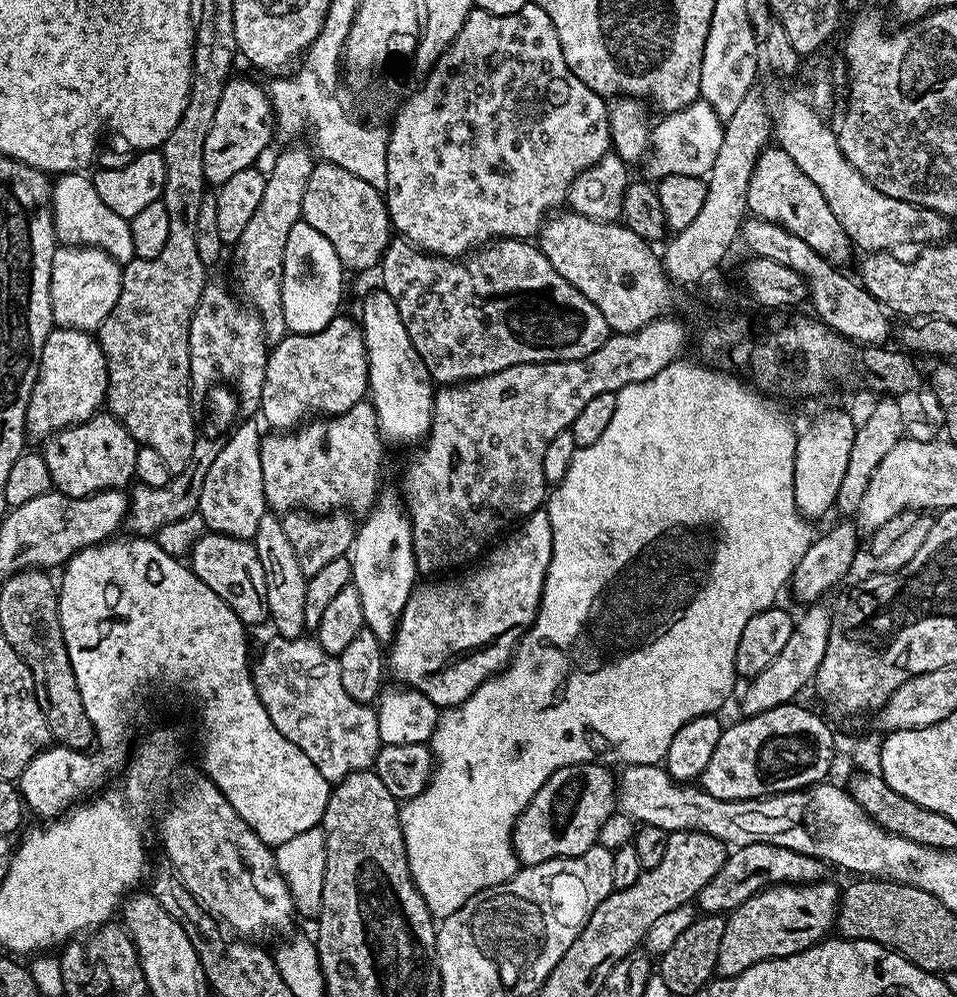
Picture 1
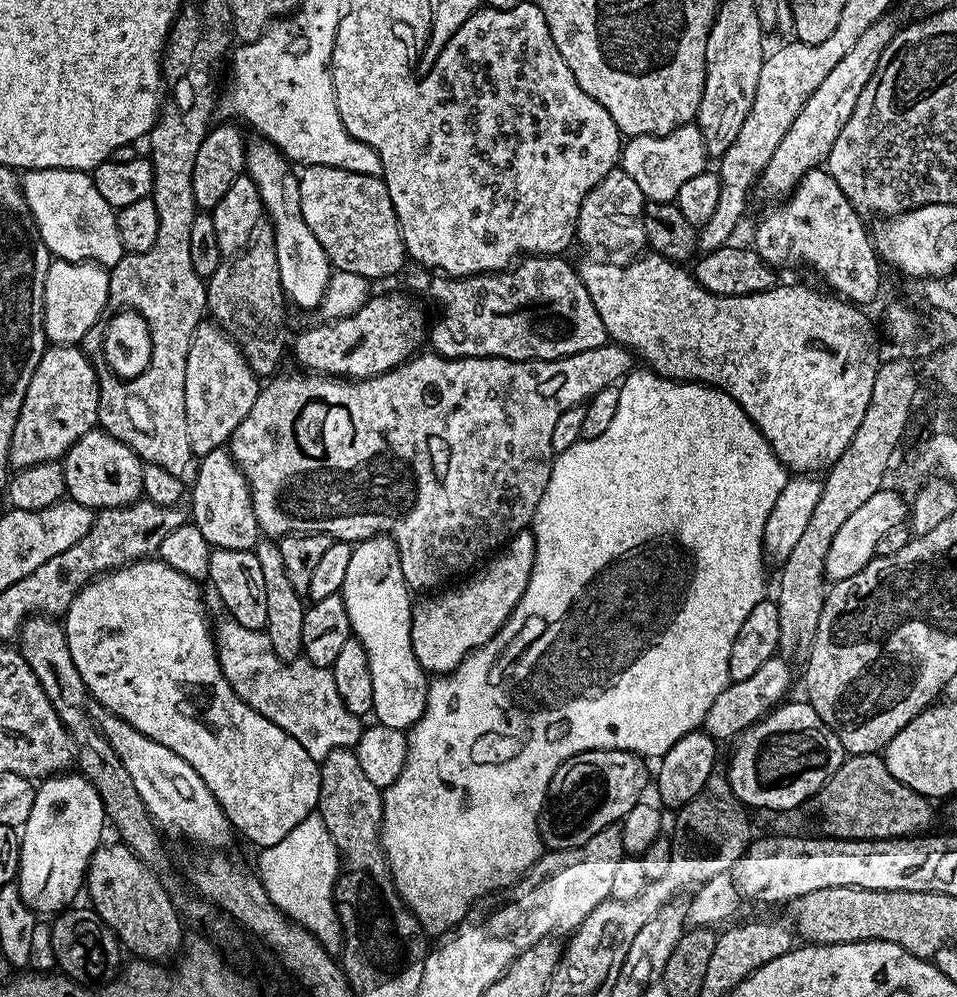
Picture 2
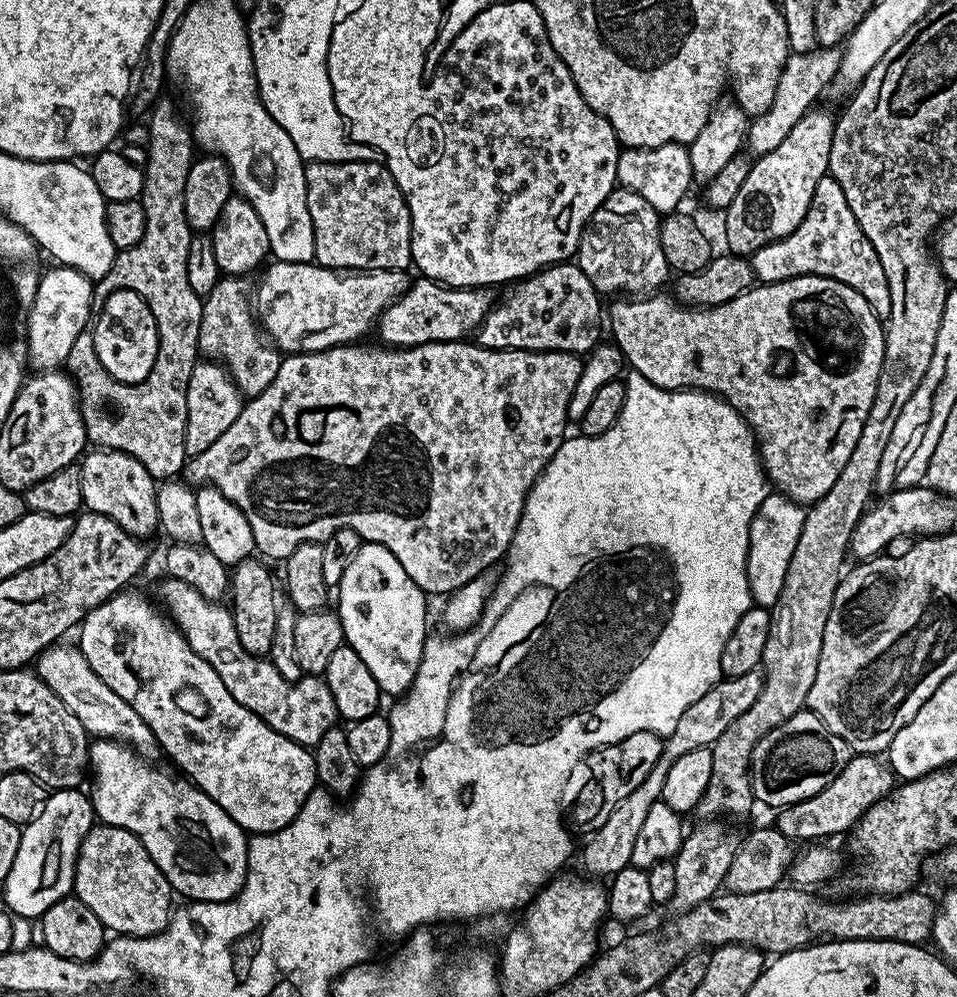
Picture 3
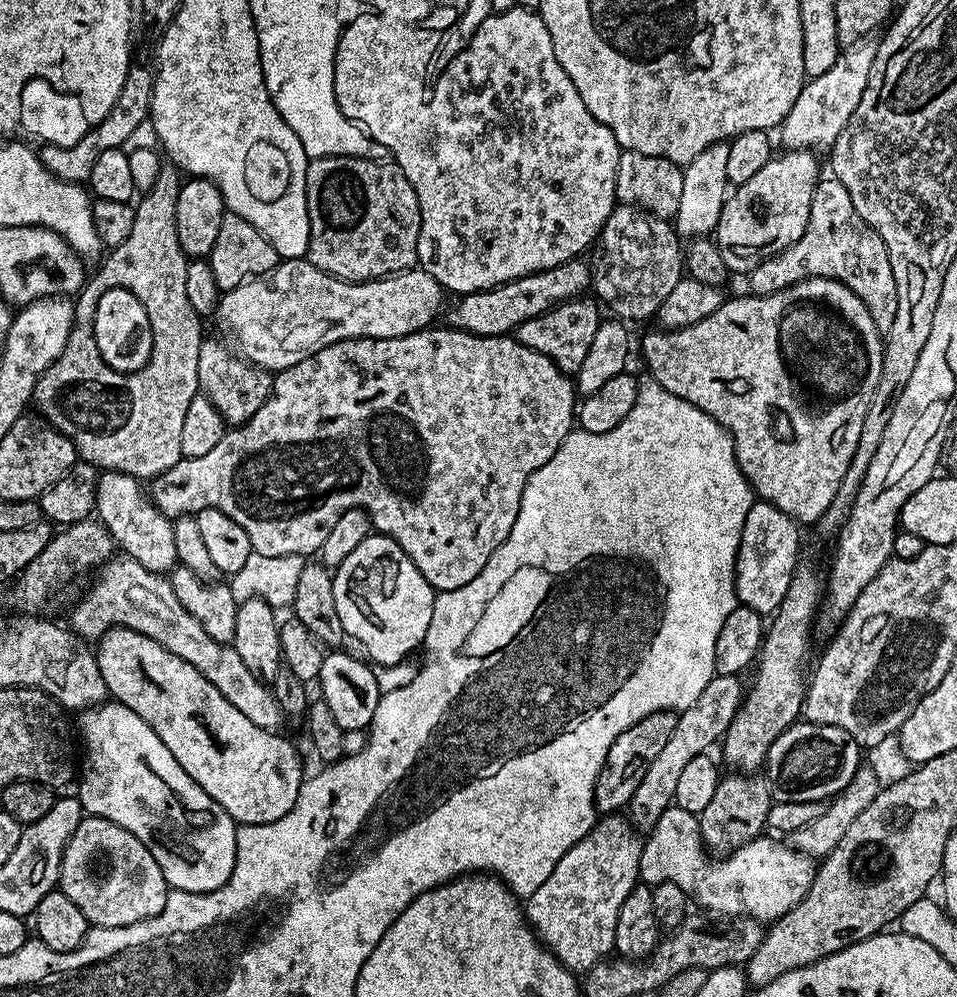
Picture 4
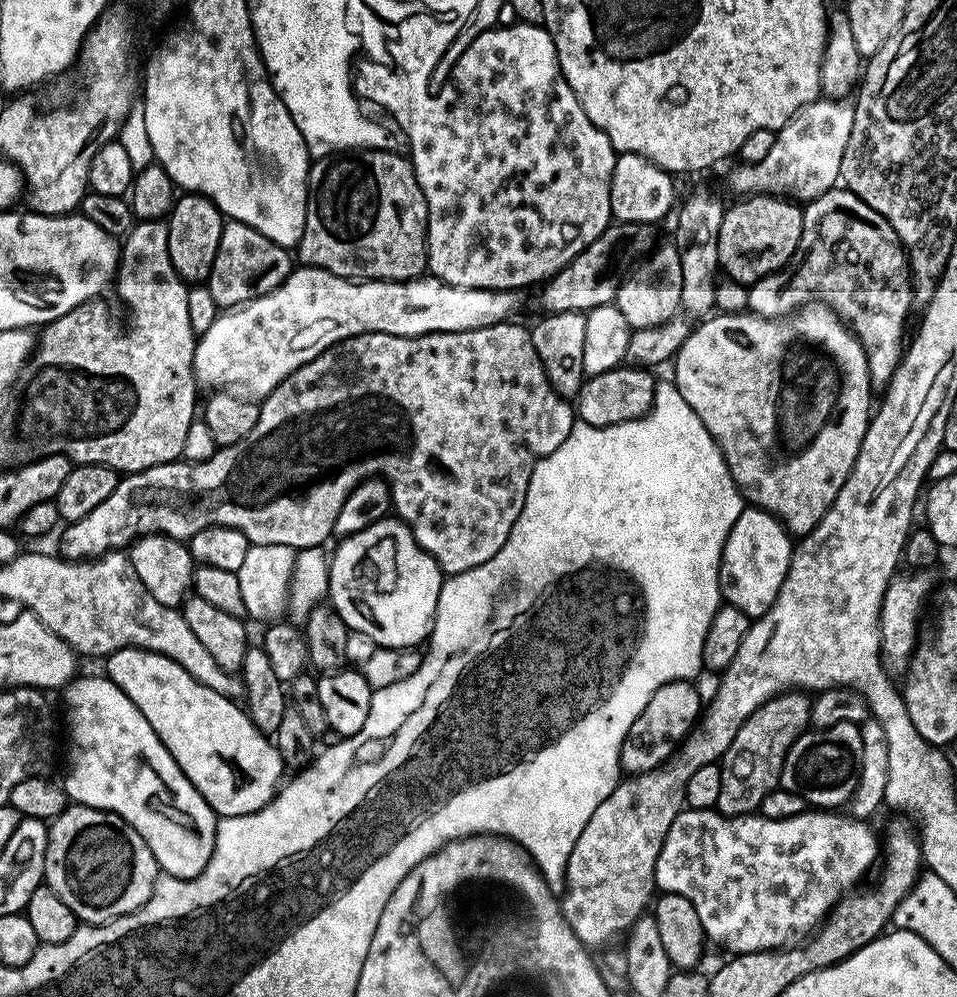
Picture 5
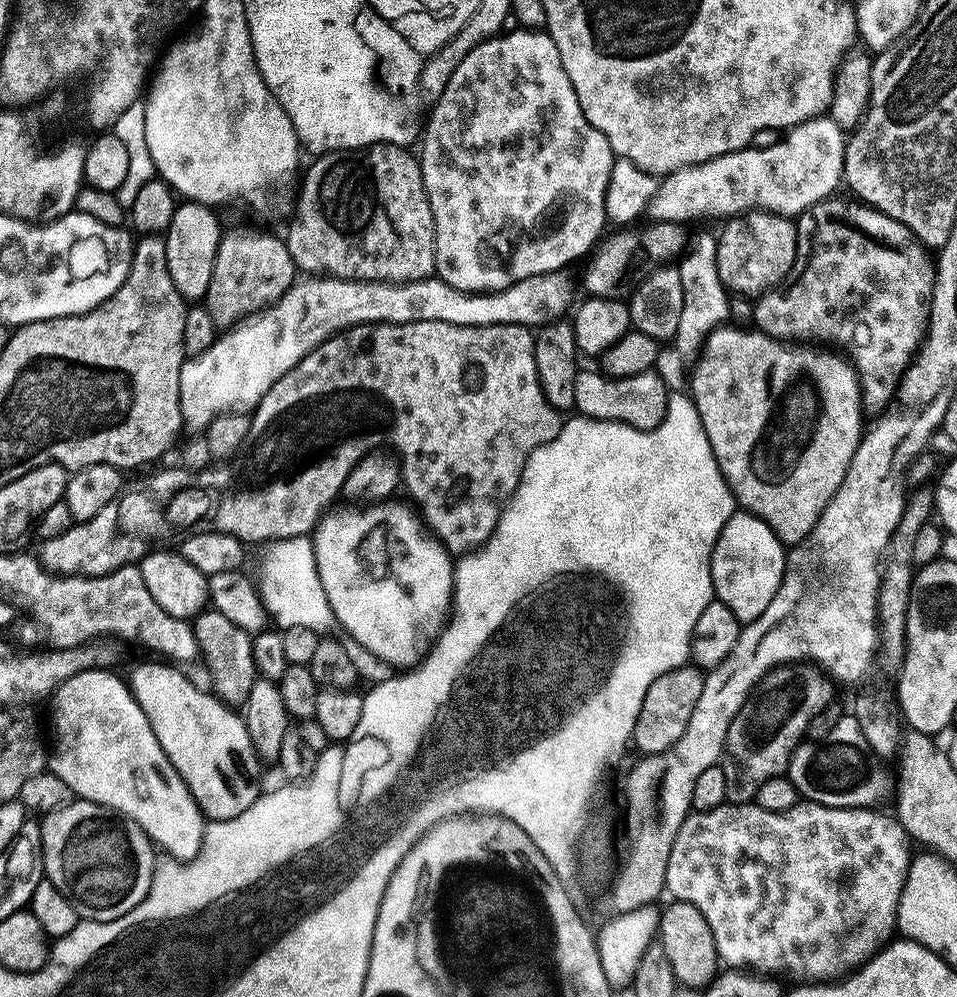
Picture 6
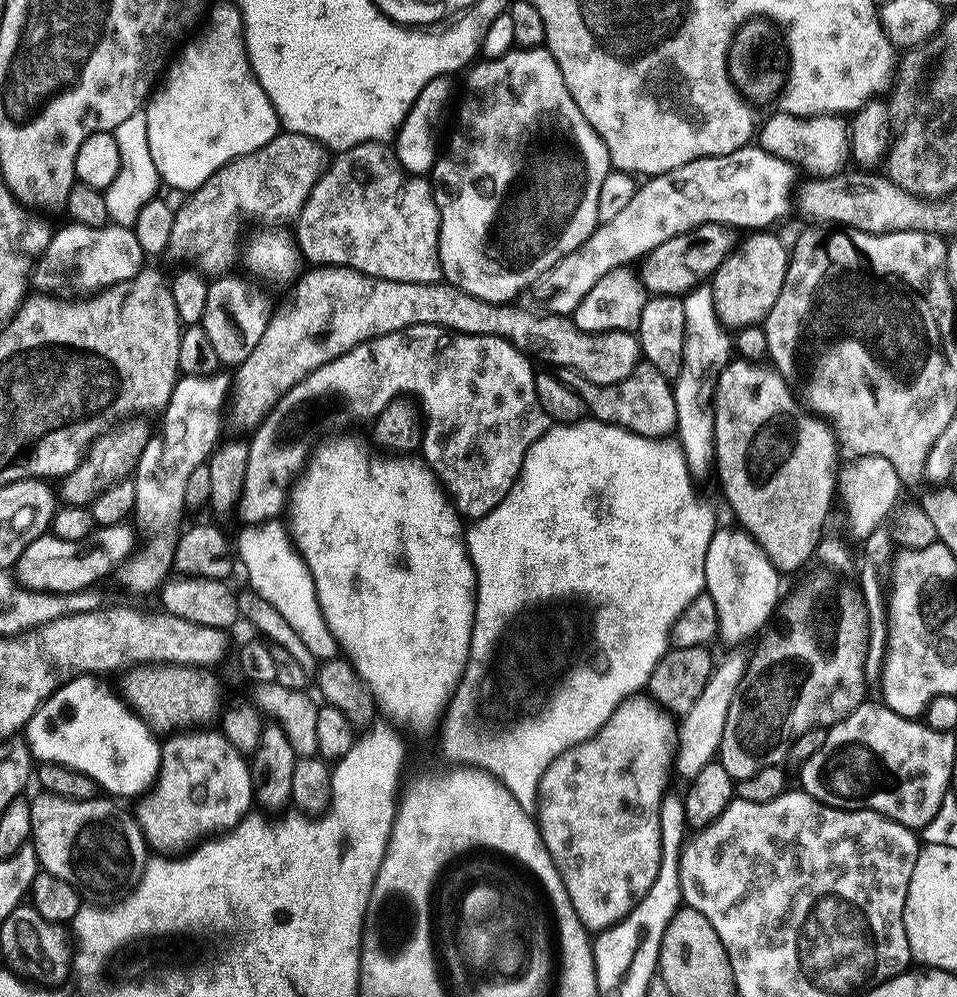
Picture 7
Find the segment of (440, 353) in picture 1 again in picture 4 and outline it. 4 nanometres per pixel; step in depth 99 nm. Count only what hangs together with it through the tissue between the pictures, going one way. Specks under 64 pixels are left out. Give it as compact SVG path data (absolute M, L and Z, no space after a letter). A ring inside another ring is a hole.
M577 298L568 300L564 304L558 304L549 312L543 312L540 316L530 318L515 328L515 339L521 344L530 346L538 354L550 358L560 367L565 374L574 374L582 366L590 346L594 342L594 333L602 322L601 309L595 299ZM596 304L597 308L596 309ZM600 311L600 312L599 312Z

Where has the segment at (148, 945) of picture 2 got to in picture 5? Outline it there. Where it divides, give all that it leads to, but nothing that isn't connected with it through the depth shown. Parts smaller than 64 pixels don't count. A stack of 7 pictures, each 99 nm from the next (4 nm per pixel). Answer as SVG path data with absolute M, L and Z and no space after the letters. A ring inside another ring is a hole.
M69 803L64 812L48 824L44 884L54 890L70 910L74 910L77 921L102 924L138 910L152 896L157 875L156 859L154 854L150 854L150 846L146 846L142 834L138 834L138 830L118 814L85 804Z

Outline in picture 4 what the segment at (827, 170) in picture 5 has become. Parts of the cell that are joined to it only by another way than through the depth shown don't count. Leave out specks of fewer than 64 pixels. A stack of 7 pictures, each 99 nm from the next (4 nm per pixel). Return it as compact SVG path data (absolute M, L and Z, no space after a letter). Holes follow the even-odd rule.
M872 38L847 45L834 66L826 70L826 74L813 76L805 83L798 94L798 102L794 102L790 114L778 128L785 149L831 149L838 134L842 134L842 130L850 122L854 110L858 110L858 102L862 102L862 90L866 90L866 82L870 82L870 70L874 66L877 47L877 41L872 41Z

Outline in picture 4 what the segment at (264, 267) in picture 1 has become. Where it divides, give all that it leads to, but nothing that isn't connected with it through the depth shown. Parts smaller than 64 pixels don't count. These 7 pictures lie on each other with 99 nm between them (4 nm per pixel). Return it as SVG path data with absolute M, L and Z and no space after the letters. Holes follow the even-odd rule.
M205 338L200 343L198 382L203 395L214 405L225 425L239 426L245 424L250 418L254 418L254 414L258 414L258 410L268 400L272 392L274 376L257 364L249 364L231 347L229 348L212 338Z

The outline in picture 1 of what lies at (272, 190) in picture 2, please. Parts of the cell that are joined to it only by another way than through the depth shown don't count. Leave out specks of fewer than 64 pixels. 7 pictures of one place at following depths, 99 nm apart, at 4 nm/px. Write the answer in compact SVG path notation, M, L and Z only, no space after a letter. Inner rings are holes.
M304 219L294 222L286 242L286 258L284 259L284 273L282 274L282 310L286 314L286 326L289 333L318 334L318 330L326 330L326 326L341 311L340 295L344 292L345 269L342 267L338 254L334 254L334 246L329 240L322 238L314 226L310 226Z

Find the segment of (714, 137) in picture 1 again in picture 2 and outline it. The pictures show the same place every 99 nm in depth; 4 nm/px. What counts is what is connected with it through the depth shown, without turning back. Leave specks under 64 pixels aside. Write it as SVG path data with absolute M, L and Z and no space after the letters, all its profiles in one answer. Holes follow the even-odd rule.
M695 123L681 124L664 136L638 135L629 137L621 149L620 168L636 181L647 201L675 201L678 190L695 174L707 169L708 155L700 127Z

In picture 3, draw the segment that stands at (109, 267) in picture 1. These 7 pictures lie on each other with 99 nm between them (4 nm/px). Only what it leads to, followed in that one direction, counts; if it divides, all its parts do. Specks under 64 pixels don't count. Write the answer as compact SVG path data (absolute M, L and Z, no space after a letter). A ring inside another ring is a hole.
M52 267L41 275L34 306L28 315L28 359L36 370L59 369L67 361L78 334L89 327L94 312L93 281L76 268Z

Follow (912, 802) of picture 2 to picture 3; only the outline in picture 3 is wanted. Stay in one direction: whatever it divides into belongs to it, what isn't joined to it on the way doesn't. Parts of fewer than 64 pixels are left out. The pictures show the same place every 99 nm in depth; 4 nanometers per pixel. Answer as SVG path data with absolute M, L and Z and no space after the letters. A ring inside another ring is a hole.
M856 754L848 761L848 765L818 794L806 798L797 804L791 804L775 813L774 826L787 840L799 842L820 842L823 836L836 836L839 832L847 833L855 829L857 822L880 800L885 799L893 791L894 776L883 763L879 764L872 754Z

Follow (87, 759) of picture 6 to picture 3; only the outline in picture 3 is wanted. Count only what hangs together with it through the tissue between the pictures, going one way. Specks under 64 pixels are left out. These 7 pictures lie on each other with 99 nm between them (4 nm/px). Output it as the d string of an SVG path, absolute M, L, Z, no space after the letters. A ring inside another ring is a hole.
M93 739L88 745L88 762L90 784L92 780L90 799L95 819L102 824L130 830L130 834L137 836L158 870L162 870L168 879L173 893L180 895L181 892L188 896L184 898L192 902L222 902L233 900L238 895L248 877L249 837L244 829L236 825L234 818L230 818L230 814L218 806L218 802L211 800L187 779L175 780L170 773L155 768L135 748L118 740Z

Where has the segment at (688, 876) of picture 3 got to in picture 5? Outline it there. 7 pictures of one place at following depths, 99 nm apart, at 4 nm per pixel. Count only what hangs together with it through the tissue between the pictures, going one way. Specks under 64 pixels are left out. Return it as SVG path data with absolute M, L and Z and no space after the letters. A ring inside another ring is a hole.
M792 690L770 699L755 716L742 722L742 730L734 734L734 742L724 751L720 773L722 790L718 794L715 811L723 816L750 816L759 809L762 798L780 783L780 767L784 764L790 746L809 727L812 718L812 700Z

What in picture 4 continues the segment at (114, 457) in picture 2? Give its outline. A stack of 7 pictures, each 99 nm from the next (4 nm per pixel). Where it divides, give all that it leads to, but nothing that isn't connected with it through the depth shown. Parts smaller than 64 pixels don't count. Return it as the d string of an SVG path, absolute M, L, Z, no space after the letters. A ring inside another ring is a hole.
M101 471L96 487L95 515L112 535L115 547L123 555L134 558L134 562L142 562L146 570L168 574L177 567L173 521L152 503L145 485L135 476Z

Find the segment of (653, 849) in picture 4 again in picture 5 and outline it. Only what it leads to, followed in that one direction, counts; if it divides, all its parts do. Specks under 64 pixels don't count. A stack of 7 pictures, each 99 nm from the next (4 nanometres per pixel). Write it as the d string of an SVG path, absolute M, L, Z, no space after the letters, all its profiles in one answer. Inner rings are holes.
M685 807L683 812L674 818L674 826L670 826L670 834L666 842L662 842L662 850L658 854L656 863L656 886L661 893L673 892L690 898L694 910L698 910L698 918L704 927L705 937L709 941L717 940L729 948L729 953L742 952L770 952L778 948L791 945L795 936L807 937L833 911L838 896L832 893L832 888L844 888L856 886L860 879L872 868L872 863L877 863L882 852L882 844L872 833L871 823L860 818L849 818L847 815L839 816L836 810L805 810L801 816L794 818L766 818L759 814L750 816L723 816L721 812L711 808Z

